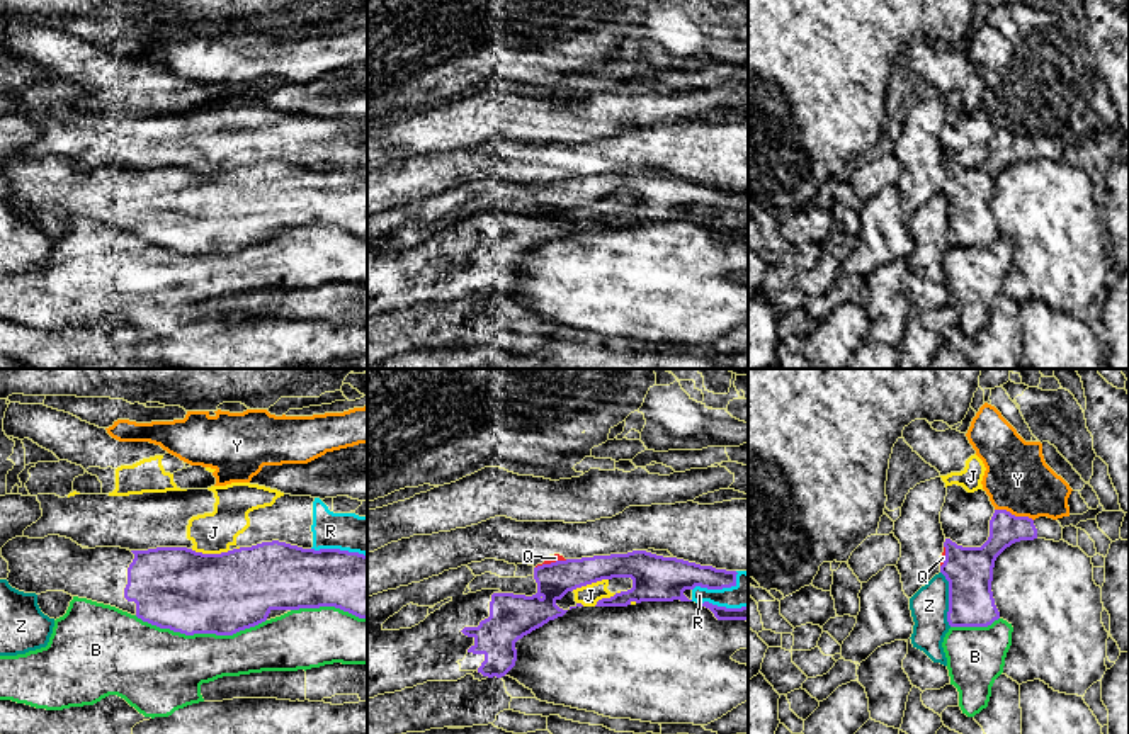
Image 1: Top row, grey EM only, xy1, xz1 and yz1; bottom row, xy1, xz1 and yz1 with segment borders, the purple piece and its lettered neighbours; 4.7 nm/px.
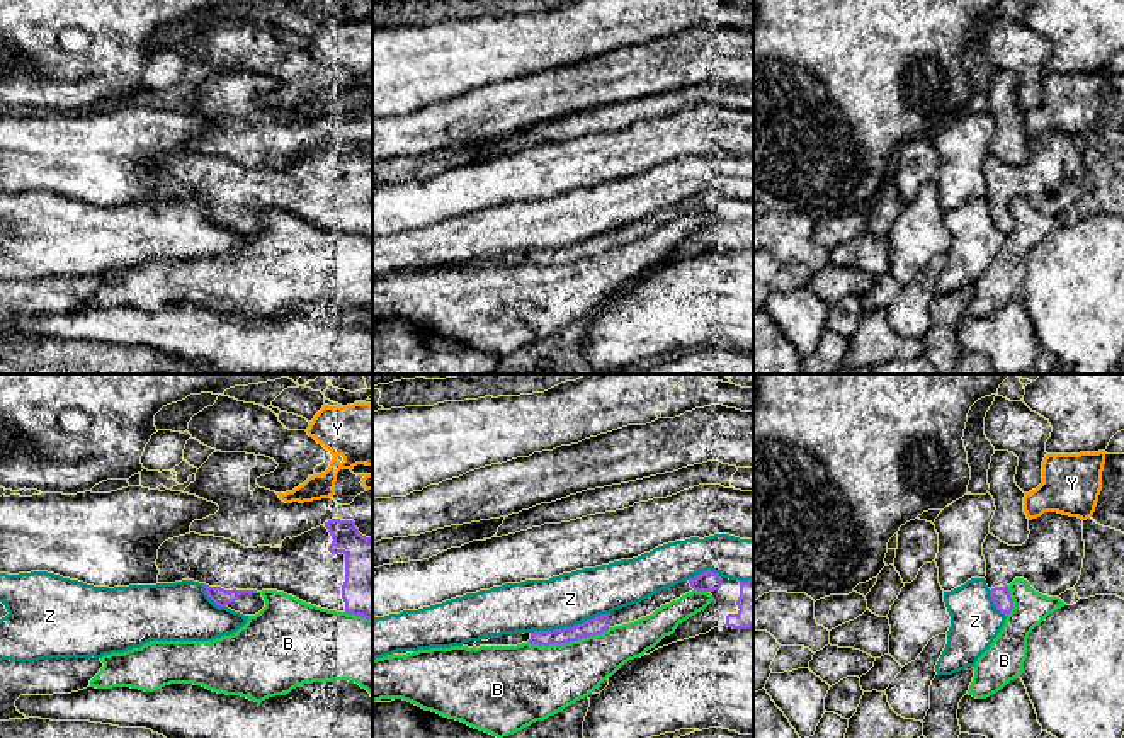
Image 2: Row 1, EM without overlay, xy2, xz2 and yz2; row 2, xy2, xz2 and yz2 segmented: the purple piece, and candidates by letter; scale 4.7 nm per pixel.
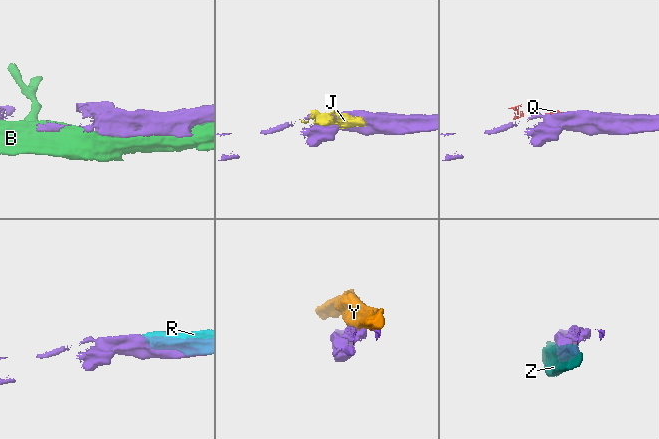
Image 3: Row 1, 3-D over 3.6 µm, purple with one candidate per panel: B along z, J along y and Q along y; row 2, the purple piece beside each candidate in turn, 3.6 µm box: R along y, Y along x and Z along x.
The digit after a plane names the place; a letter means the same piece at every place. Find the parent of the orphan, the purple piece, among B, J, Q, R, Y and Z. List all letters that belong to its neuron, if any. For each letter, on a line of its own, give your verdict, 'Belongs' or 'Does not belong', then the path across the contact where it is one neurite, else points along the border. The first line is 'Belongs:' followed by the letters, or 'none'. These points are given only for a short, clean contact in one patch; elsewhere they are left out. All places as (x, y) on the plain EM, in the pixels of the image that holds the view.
Belongs: none
B: Does not belong
J: Does not belong. Boundary: xy1 (191, 169), (203, 172), (228, 170)
Q: Does not belong. Boundary: xz1 (567, 179), (543, 182), (536, 187)
R: Does not belong
Y: Does not belong
Z: Does not belong

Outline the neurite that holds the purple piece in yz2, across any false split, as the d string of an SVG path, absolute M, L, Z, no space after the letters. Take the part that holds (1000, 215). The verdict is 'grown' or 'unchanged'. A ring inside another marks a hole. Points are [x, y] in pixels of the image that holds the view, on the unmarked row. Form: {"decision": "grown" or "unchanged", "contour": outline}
{"decision": "grown", "contour": "M1044 131L1041 136L1029 139L1029 158L1022 165L1008 165L993 153L983 162L986 180L986 204L996 228L1008 235L1013 228L1008 204L1015 197L1024 197L1030 206L1047 216L1059 216L1073 207L1081 194L1085 177L1083 139L1058 131Z"}

